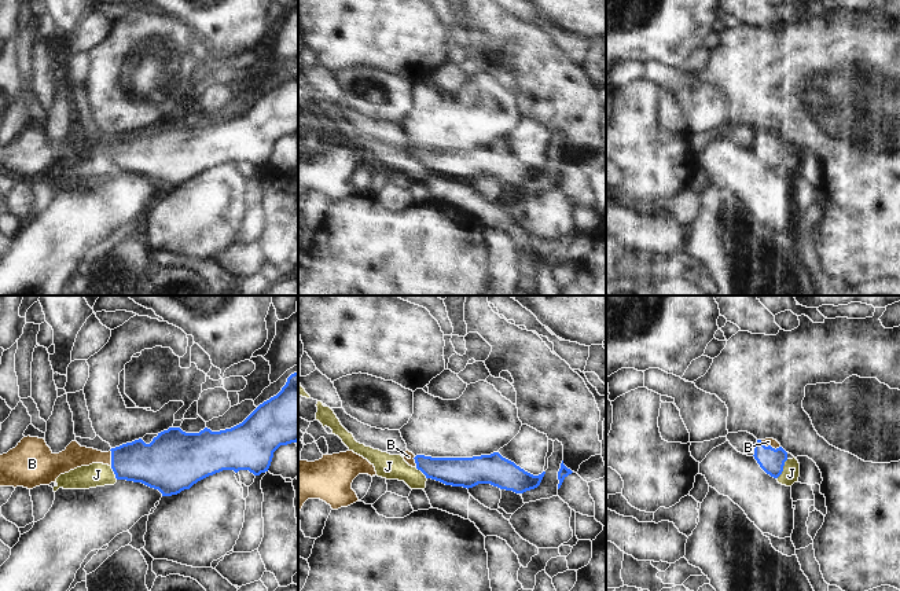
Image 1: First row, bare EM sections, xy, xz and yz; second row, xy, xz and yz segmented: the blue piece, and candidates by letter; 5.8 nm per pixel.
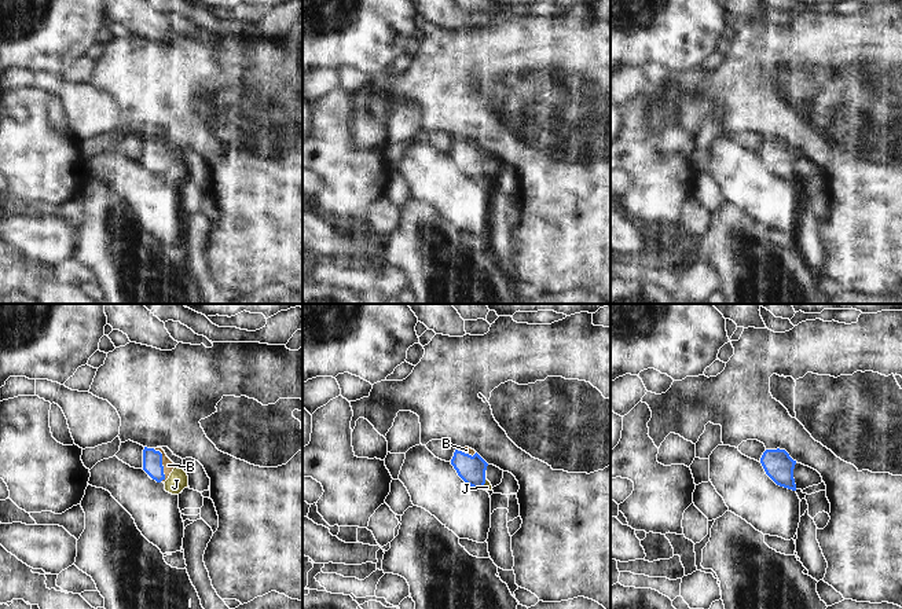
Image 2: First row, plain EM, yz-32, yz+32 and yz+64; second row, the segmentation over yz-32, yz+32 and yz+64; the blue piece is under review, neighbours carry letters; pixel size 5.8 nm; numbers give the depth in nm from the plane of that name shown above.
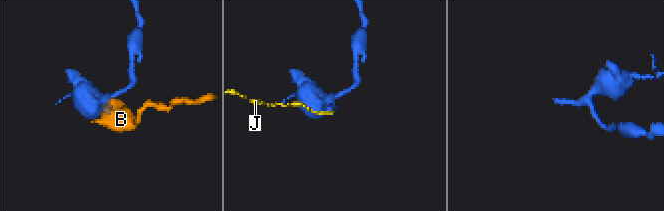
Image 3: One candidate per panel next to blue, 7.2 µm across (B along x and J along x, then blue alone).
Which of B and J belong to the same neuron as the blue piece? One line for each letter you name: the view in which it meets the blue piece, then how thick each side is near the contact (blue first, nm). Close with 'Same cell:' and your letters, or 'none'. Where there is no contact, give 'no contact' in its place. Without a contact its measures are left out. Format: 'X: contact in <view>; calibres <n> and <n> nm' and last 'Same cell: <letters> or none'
B: contact in yz; calibres 150 and 50 nm
Same cell: B

